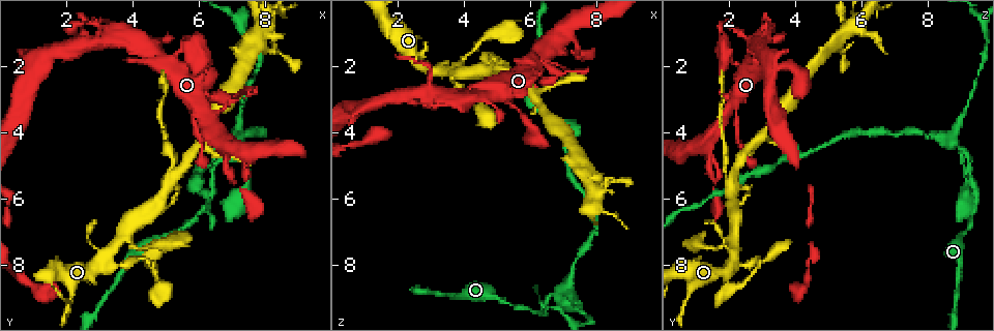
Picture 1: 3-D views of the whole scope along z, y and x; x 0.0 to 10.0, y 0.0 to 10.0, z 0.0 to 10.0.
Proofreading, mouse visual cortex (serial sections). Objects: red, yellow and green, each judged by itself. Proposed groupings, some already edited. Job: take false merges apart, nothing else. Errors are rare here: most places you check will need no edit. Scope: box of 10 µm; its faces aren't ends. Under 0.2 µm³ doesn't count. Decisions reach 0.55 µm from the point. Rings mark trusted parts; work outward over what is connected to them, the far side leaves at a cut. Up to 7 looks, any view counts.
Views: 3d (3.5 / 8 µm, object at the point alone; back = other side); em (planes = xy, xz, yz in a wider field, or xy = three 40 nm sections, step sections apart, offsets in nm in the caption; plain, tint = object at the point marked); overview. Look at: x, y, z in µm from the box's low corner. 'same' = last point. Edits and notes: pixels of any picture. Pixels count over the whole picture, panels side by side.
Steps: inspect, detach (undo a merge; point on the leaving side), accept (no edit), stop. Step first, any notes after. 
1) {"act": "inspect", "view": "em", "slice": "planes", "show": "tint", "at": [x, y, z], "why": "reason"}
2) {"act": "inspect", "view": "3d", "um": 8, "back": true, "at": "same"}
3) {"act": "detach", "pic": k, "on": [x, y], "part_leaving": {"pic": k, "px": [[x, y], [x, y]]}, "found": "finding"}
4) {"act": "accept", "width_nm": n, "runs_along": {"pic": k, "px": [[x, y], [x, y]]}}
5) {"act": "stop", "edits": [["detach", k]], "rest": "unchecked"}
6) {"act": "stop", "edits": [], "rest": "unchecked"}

{"act": "inspect", "view": "3d", "um": 3.5, "at": [6.30, 1.95, 2.10]}

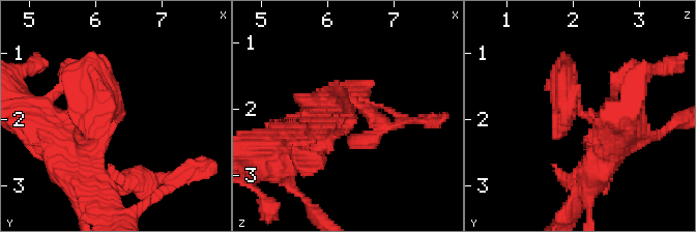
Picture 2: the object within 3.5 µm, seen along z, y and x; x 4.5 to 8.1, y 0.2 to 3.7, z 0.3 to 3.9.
{"act": "inspect", "view": "em", "slice": "xy", "step": 5, "show": "tint", "at": [6.35, 1.95, 2.15], "why": "now the EM"}

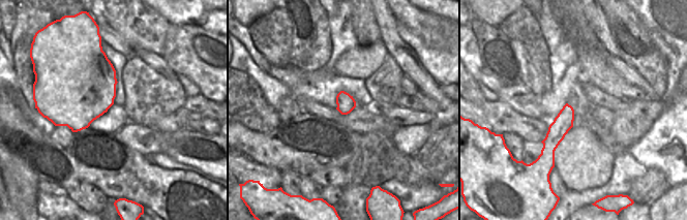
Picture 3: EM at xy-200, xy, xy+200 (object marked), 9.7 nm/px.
{"act": "accept", "runs_along": {"pic": 2, "px": [[606, 156], [596, 124], [567, 103], [563, 61]]}, "found": "all the same cell"}

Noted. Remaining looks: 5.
{"act": "inspect", "view": "em", "slice": "xy", "step": 3, "show": "tint", "at": [7.10, 4.25, 8.65], "why": "four arms meet"}

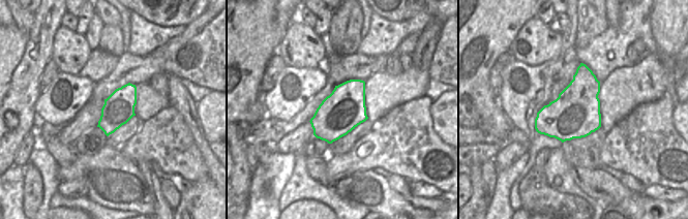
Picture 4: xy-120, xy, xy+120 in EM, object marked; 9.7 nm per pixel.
{"act": "inspect", "view": "3d", "um": 3.5, "at": "same", "why": "wider look"}

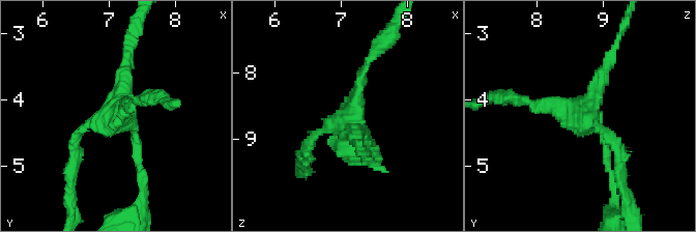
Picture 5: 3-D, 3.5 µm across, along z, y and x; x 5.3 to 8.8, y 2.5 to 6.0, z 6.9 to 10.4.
{"act": "accept", "width_nm": 420, "runs_along": {"pic": 5, "px": [[308, 156], [311, 140], [352, 114], [369, 60]]}, "found": "continuous, no second cell"}

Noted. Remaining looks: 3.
{"act": "inspect", "view": "3d", "um": 3.5, "at": [4.25, 7.85, 2.75], "why": "abrupt turn"}

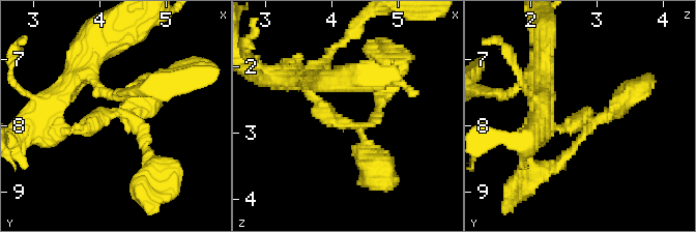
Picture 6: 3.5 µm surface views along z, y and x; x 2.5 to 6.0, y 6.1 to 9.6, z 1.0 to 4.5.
{"act": "inspect", "view": "em", "slice": "xy", "step": 1, "show": "tint", "at": [4.20, 7.85, 2.85], "why": "now the EM"}

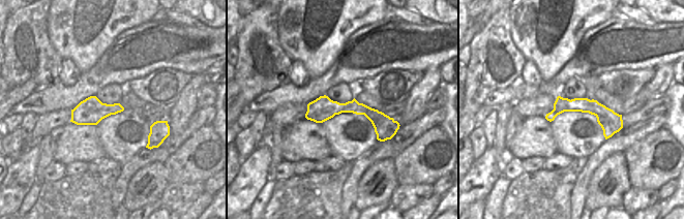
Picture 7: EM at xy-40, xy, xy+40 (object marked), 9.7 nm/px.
{"act": "accept", "width_nm": 240, "runs_along": {"pic": 7, "px": [[309, 106], [362, 108], [394, 126]]}, "found": "continuous, no second cell"}

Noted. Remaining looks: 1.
{"act": "stop", "edits": [], "rest": "unchecked"}

